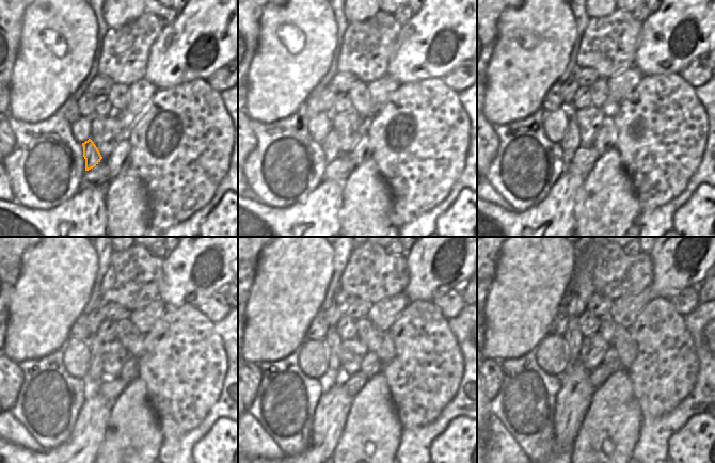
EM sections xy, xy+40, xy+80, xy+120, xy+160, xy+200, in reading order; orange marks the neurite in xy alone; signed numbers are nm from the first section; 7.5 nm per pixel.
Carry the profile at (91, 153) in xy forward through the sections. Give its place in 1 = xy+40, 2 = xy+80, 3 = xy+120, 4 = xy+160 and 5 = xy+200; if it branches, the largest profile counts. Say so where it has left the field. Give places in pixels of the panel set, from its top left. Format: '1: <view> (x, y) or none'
1: xy+40 (331, 144)
2: xy+80 (571, 142)
3: xy+120 (93, 379)
4: xy+160 (333, 341)
5: xy+200 (572, 336)

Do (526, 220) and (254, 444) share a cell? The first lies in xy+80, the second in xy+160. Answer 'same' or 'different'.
different

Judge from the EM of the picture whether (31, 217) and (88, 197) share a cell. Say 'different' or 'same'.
same

